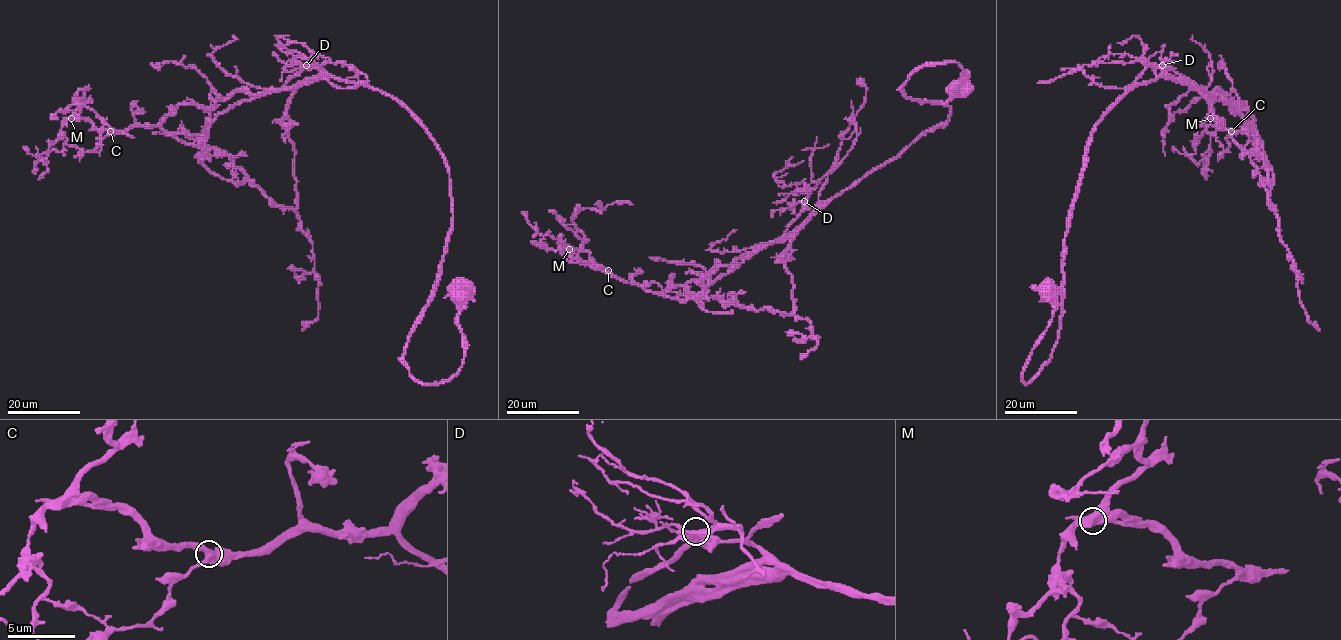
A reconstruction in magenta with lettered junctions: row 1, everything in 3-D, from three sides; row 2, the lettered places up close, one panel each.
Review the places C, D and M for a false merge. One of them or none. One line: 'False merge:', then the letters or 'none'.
False merge: none

